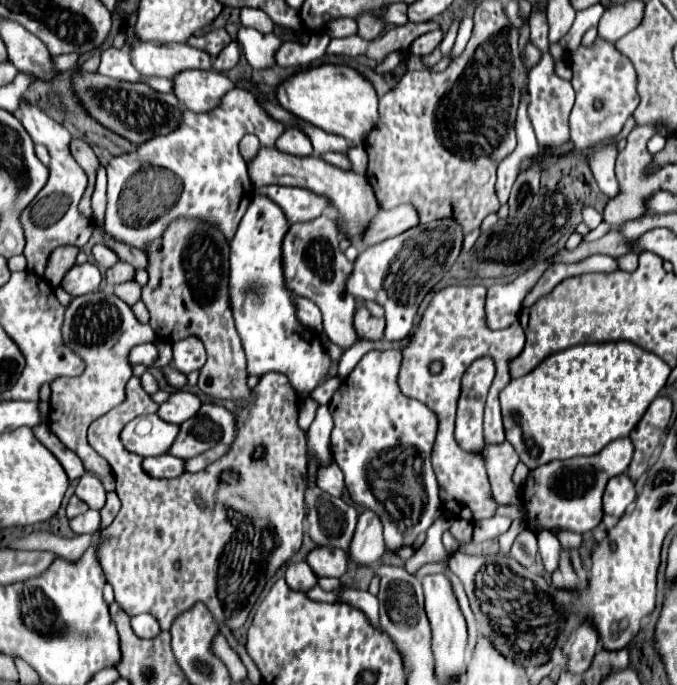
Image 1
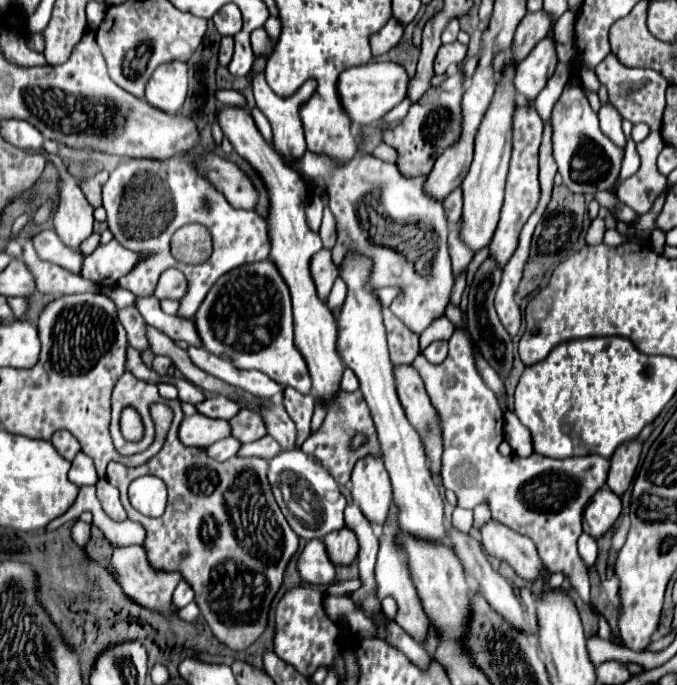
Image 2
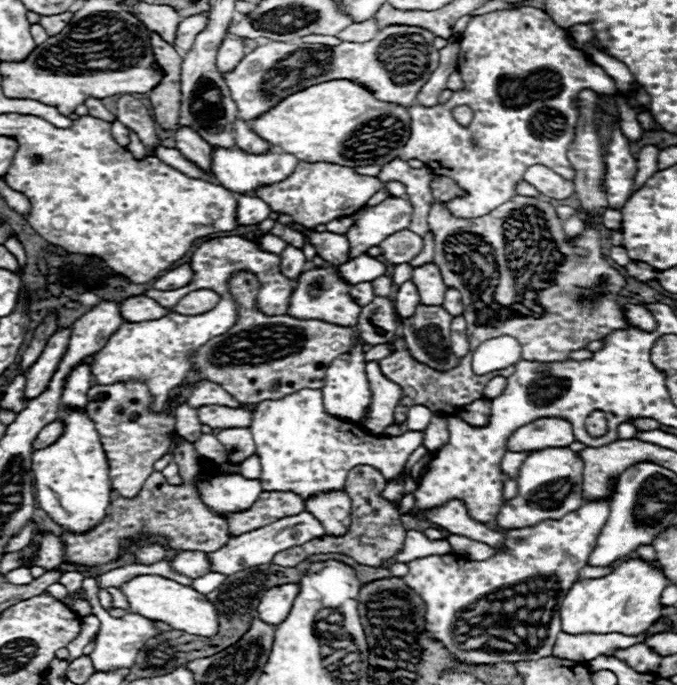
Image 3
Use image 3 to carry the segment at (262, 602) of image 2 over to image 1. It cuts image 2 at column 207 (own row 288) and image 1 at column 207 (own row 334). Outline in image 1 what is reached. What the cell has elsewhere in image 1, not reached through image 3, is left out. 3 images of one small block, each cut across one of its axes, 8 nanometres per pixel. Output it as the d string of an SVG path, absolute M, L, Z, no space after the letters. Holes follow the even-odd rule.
M268 372L252 388L252 404L248 404L248 408L232 408L232 404L224 406L234 412L238 420L236 440L230 444L228 452L198 474L184 472L172 480L148 476L142 470L142 458L126 452L120 442L120 432L130 420L140 414L156 414L158 410L158 404L152 402L152 398L142 390L140 378L132 376L126 384L126 400L94 420L88 428L88 442L102 458L108 460L116 478L116 494L122 502L118 516L102 532L102 542L96 546L96 558L100 560L106 580L114 588L114 598L120 608L128 616L142 612L152 614L162 630L170 630L172 620L196 602L204 602L214 618L226 628L240 628L246 622L250 608L258 600L266 580L272 578L302 544L306 516L306 434L298 428L298 396L294 388L284 374ZM232 472L238 474L238 480L228 478ZM196 494L208 502L206 510L194 502ZM158 530L160 536L156 534ZM174 560L180 560L178 570L172 564Z

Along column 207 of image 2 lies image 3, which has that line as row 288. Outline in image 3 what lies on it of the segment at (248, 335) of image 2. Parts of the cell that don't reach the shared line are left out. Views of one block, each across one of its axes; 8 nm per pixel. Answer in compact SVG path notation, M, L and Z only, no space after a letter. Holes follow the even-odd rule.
M312 268L300 274L296 280L296 296L292 296L292 308L288 310L290 316L300 320L324 320L330 324L336 322L358 322L360 306L352 302L352 296L348 296L348 286L344 286L344 280L336 274L334 268Z

